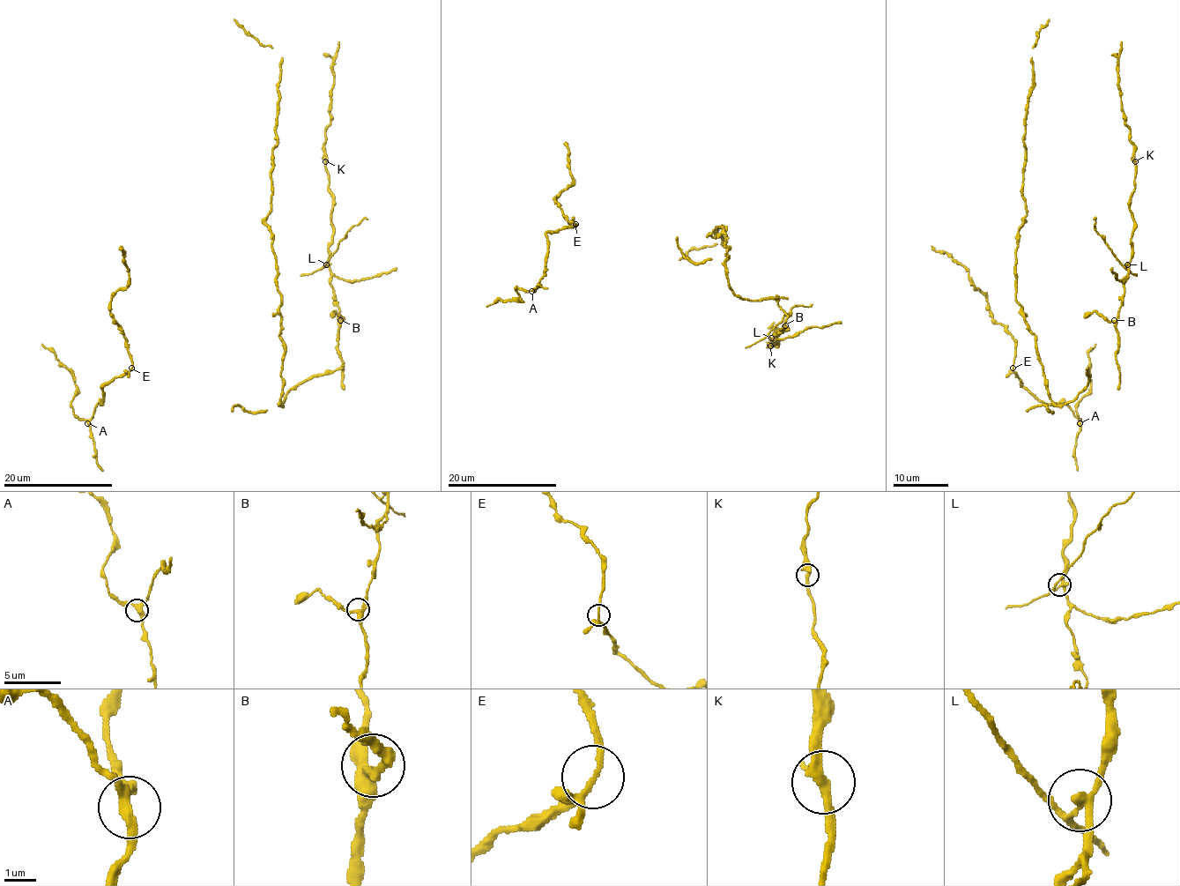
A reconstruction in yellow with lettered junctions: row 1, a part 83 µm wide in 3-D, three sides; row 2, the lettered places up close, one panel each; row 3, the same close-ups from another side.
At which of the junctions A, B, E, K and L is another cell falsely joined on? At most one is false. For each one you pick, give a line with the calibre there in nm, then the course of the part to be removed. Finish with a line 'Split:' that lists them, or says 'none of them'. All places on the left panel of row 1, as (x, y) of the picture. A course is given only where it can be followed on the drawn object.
L: 240 nm thick; foreign part runs (327, 264), (350, 229), (367, 219)
Split: L

